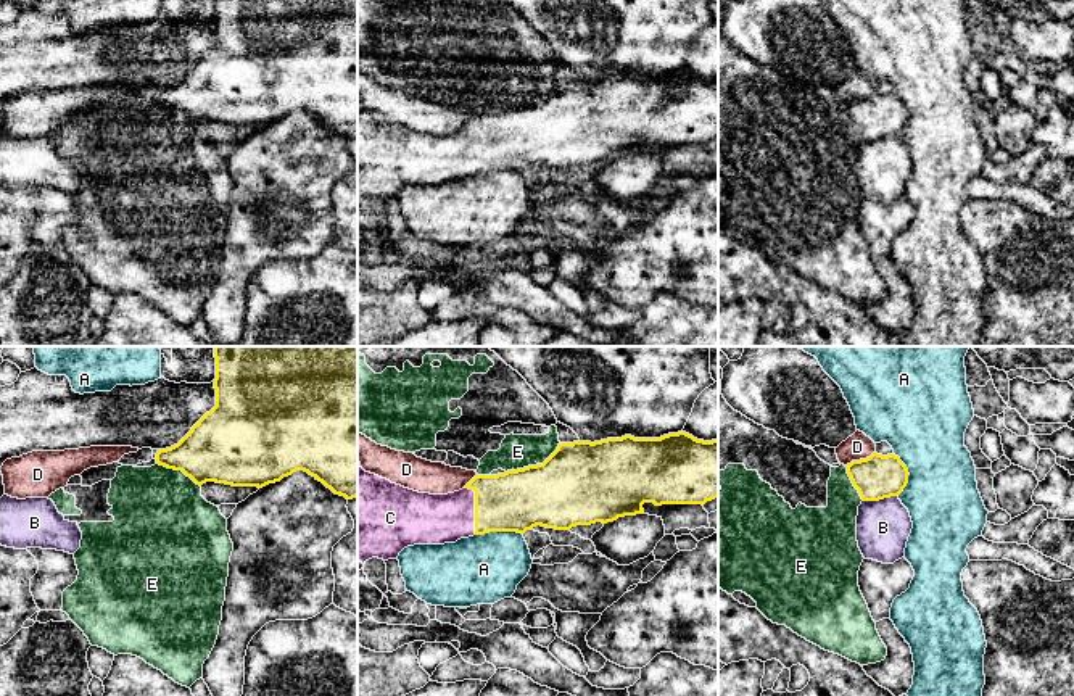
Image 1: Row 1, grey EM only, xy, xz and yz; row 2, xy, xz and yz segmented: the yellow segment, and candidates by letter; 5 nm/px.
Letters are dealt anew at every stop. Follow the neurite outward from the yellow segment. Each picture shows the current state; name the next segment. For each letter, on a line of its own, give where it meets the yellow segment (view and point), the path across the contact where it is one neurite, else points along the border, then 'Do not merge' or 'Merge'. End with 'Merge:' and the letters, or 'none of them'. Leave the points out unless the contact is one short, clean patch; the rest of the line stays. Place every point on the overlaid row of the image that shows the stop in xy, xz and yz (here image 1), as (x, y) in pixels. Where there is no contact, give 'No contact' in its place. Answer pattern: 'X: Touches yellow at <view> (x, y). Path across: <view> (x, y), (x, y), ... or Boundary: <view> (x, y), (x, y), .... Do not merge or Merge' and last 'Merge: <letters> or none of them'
A: Touches yellow at xz (498, 530). Boundary: xz (520, 532), (485, 532), (475, 535). Do not merge
B: Touches yellow at yz (879, 498). Boundary: yz (897, 495), (863, 501). Do not merge
C: Touches yellow at xz (475, 508). Path across: xz (519, 500), (487, 503), (475, 508), (450, 517), (427, 519). Merge
D: Touches yellow at yz (860, 459). Boundary: yz (875, 451), (865, 458), (852, 459), (846, 466). Do not merge
E: Touches yellow at xz (533, 466). Do not merge
Merge: C

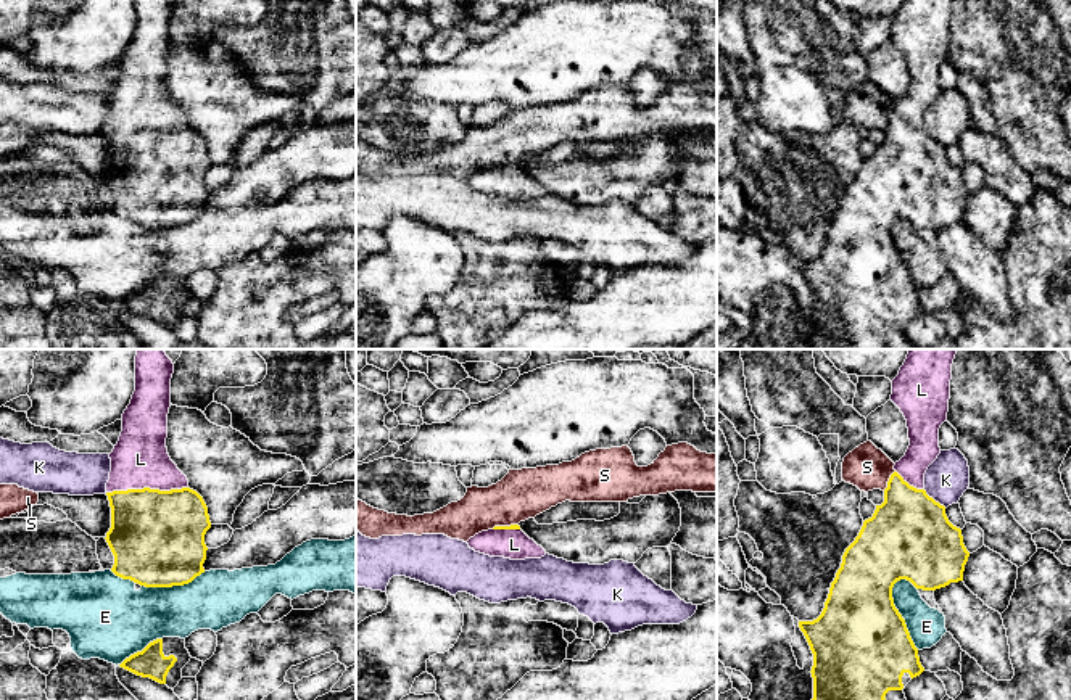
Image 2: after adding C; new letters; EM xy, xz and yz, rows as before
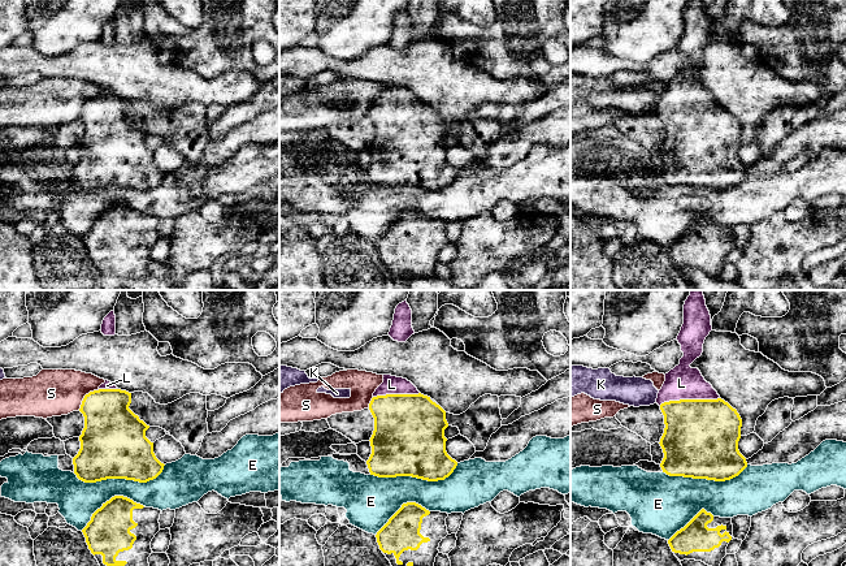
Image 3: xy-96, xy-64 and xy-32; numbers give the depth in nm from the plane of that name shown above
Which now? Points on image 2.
E: Touches yellow at yz (899, 613). Do not merge
K: Touches yellow at yz (933, 499). Do not merge
L: Touches yellow at xy (147, 488). Path across: xy (157, 536), (157, 514), (147, 488), (140, 459). Merge
S: Touches yellow at yz (889, 480). Boundary: yz (894, 470), (883, 490). Do not merge
Merge: L

